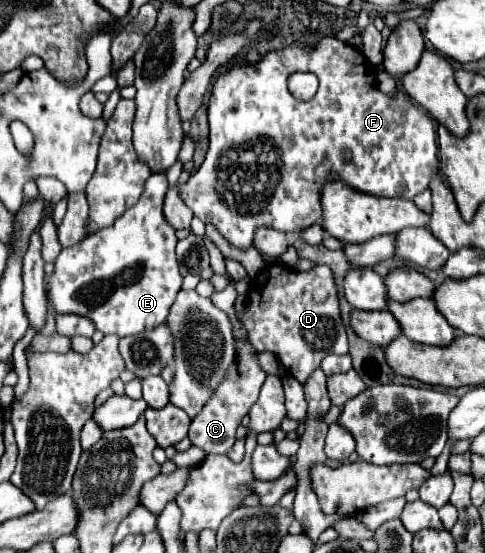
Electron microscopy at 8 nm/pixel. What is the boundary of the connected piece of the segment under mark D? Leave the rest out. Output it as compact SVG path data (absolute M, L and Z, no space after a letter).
M270 265L250 281L248 311L238 317L248 329L250 343L256 351L274 353L282 367L298 383L304 383L326 355L348 353L346 329L340 319L336 293L332 271L326 265L316 265L310 271Z

